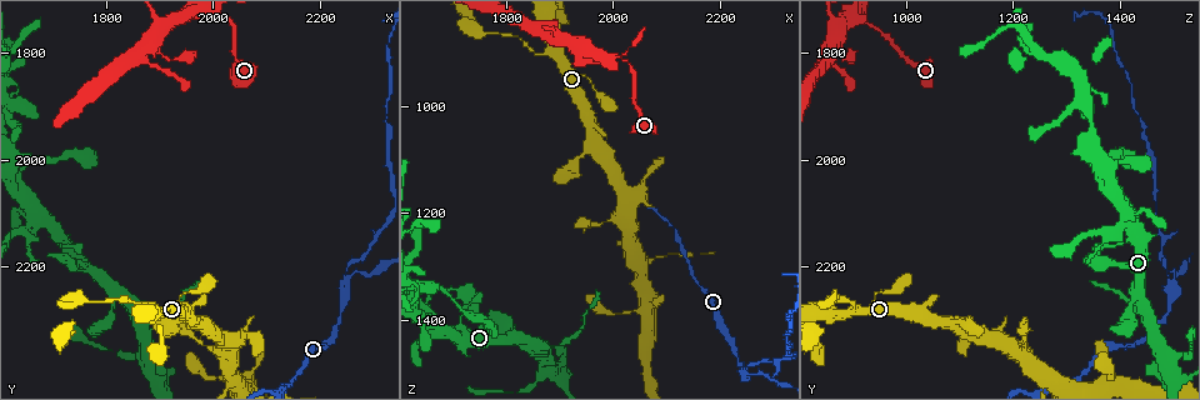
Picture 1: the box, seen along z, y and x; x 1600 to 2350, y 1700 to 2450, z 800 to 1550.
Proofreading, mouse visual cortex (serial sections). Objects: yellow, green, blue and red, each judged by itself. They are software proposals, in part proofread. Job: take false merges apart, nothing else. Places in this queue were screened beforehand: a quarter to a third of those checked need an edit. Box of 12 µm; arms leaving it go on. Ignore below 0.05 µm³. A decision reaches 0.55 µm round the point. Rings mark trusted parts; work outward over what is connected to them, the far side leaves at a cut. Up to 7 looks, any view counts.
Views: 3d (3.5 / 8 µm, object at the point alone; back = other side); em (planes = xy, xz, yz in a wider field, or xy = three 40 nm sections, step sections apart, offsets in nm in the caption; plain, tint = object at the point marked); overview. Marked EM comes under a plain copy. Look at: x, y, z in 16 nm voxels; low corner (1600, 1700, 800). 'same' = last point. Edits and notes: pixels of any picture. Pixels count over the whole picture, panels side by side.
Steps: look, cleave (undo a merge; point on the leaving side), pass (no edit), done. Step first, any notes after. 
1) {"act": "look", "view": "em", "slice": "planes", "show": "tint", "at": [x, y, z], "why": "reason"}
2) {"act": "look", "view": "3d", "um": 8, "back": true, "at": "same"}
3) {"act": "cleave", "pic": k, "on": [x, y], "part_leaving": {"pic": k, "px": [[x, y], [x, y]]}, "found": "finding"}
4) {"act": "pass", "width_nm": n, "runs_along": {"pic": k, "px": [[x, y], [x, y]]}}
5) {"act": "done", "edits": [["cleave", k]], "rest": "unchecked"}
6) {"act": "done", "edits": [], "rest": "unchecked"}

{"act": "look", "view": "em", "slice": "xy", "step": 2, "show": "tint", "at": [1920, 1810, 885], "why": "thin neck"}

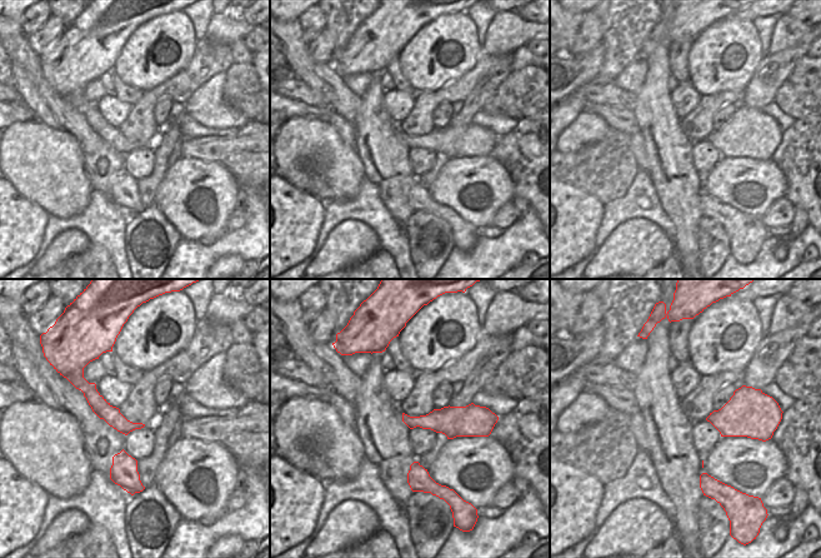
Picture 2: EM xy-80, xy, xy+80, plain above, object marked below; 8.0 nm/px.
{"act": "look", "view": "3d", "um": 3.5, "at": "same", "why": "see where the arms go"}

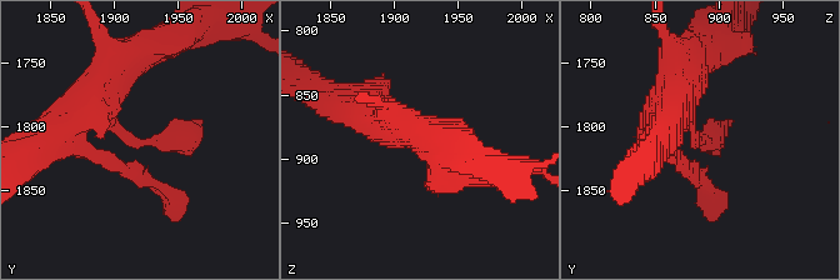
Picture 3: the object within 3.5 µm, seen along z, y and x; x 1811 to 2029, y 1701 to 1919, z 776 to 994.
{"act": "pass", "runs_along": {"pic": 2, "px": [[78, 382], [123, 426], [138, 426]]}, "found": "one cell here"}

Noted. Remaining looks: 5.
{"act": "look", "view": "em", "slice": "xy", "step": 3, "show": "tint", "at": [1855, 2265, 905], "why": "sudden change in width"}

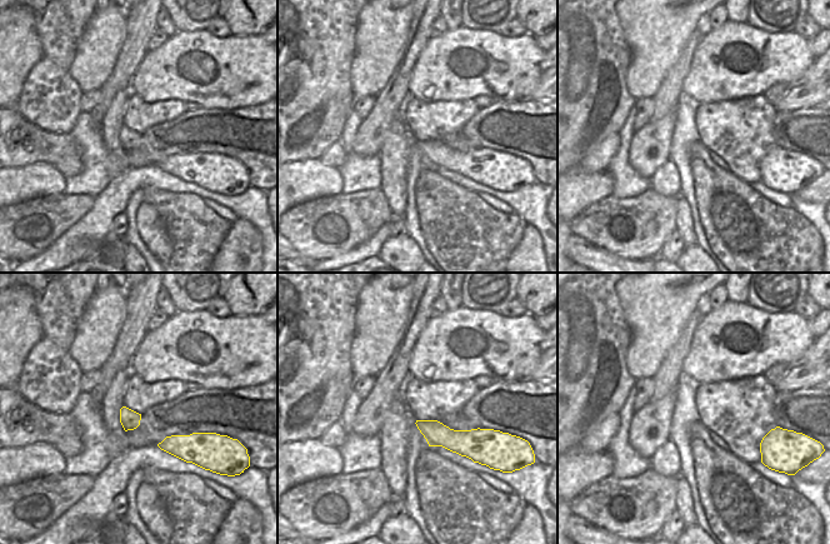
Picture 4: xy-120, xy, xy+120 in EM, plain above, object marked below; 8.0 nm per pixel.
{"act": "look", "view": "3d", "um": 3.5, "at": "same", "why": "see where the arms go"}

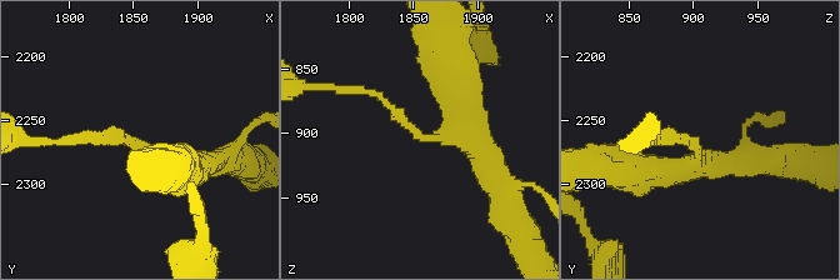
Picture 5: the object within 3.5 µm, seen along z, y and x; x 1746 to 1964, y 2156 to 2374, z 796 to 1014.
{"act": "pass", "arm_widths_nm": [150, 300], "runs_along": {"pic": 5, "px": [[210, 163], [80, 136]]}, "found": "continuous, no second cell"}

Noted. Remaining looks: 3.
{"act": "look", "view": "3d", "um": 3.5, "at": [1660, 2115, 1415]}

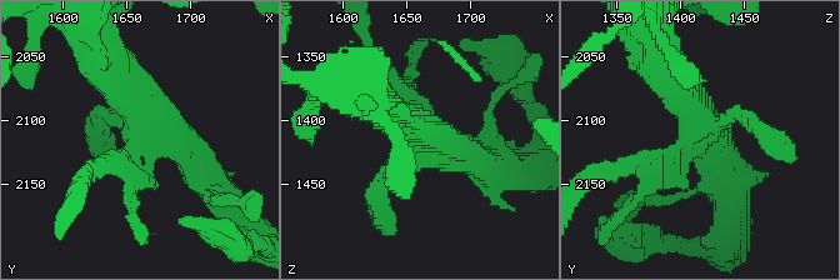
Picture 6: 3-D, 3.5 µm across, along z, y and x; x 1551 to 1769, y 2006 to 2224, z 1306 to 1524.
{"act": "look", "view": "em", "slice": "xy", "step": 3, "show": "tint", "at": [1660, 2110, 1408], "why": "need the tissue"}

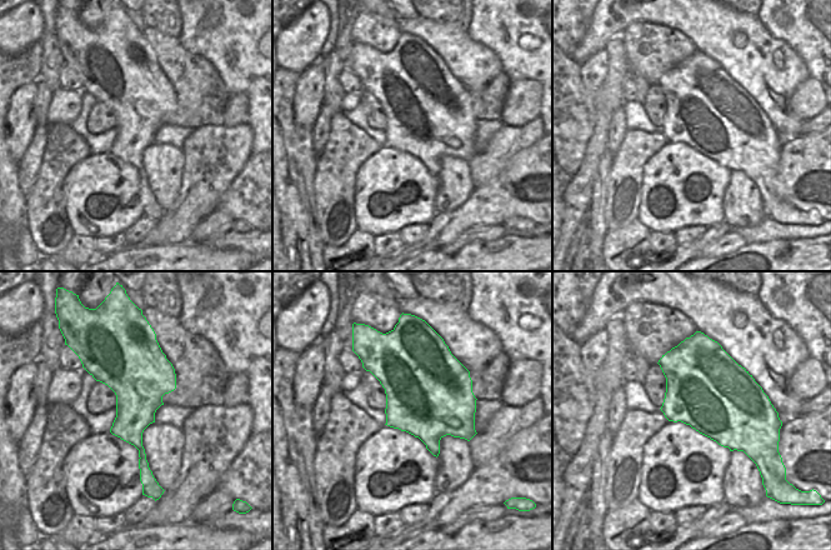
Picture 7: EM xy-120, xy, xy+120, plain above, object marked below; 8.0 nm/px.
{"act": "pass", "arms": 4, "arm_widths_nm": [200, 200, 400, 400], "runs_along": {"pic": 6, "px": [[206, 175], [99, 64]]}, "found": "continuous, no second cell"}

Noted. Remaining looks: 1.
{"act": "done", "edits": [], "rest": "unchecked"}

